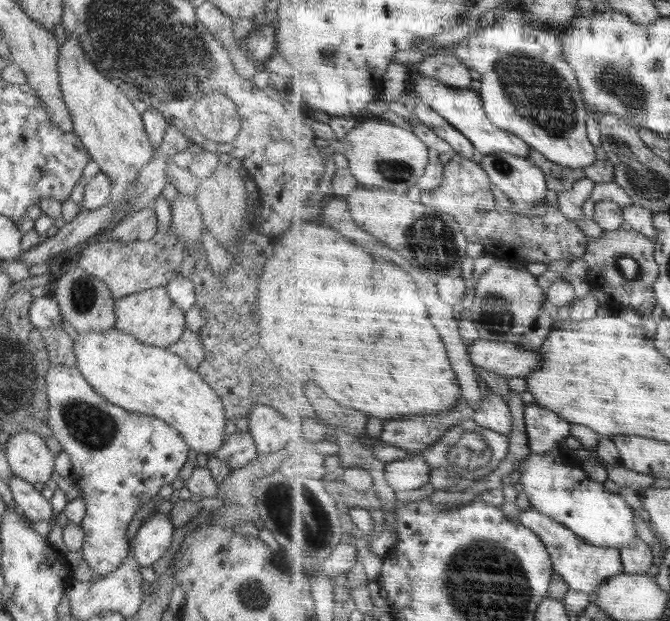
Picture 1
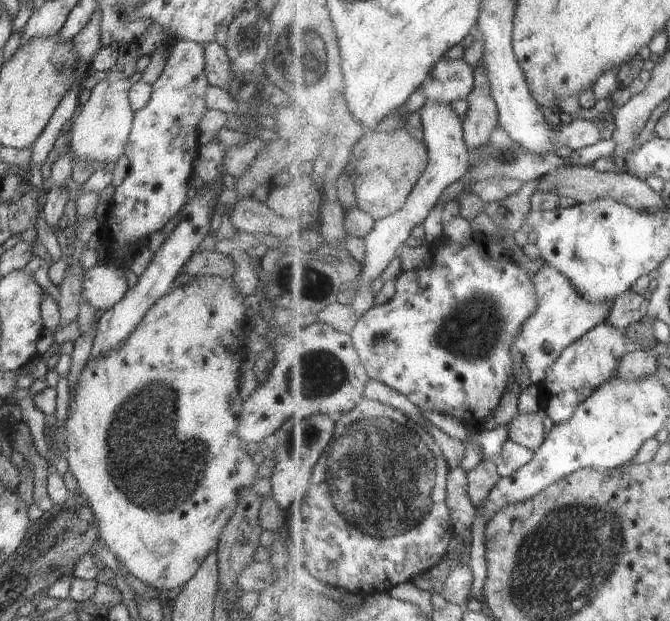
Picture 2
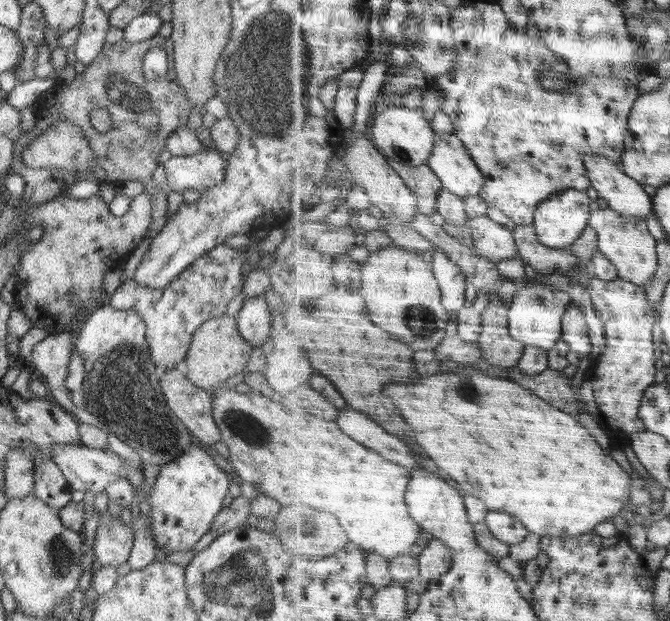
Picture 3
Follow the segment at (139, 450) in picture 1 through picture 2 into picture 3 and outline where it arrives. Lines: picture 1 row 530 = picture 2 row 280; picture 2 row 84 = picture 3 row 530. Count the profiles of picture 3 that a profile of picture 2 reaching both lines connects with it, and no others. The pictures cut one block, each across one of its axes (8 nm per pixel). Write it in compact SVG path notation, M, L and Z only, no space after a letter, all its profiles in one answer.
M195 442L185 450L185 453L182 453L182 456L163 464L156 477L156 482L152 486L152 492L150 492L150 496L147 496L148 503L152 507L152 510L150 510L151 530L153 530L153 536L155 536L156 548L162 555L191 550L196 542L211 530L216 515L223 508L224 497L229 493L228 486L231 481L202 447L204 446Z

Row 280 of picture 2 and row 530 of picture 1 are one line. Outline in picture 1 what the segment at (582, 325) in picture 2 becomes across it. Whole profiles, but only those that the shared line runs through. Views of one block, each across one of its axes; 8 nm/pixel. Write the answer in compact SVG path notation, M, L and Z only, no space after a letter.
M533 506L522 512L520 519L528 528L533 528L534 532L537 532L549 546L556 572L570 584L572 589L587 592L593 596L610 579L625 573L621 549L595 545L588 539L583 539L577 532L570 530L565 524L558 522L553 516L548 516Z

